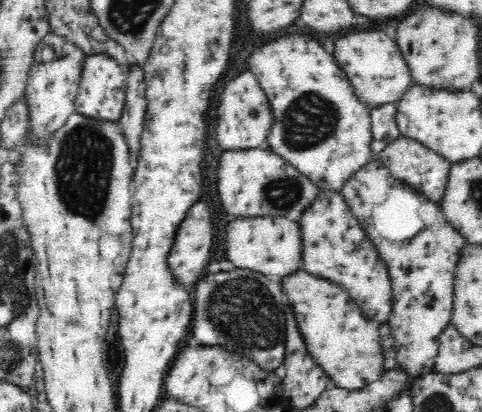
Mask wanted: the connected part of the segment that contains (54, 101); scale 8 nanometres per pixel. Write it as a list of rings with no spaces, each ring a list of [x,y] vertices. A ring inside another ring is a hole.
[[[54,32],[47,34],[35,48],[28,67],[25,94],[30,108],[29,132],[34,133],[38,143],[45,143],[45,138],[56,132],[68,116],[75,112],[76,95],[86,57],[82,47]]]

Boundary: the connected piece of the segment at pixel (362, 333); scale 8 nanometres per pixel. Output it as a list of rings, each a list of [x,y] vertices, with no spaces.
[[[296,272],[294,276],[288,276],[288,296],[290,296],[288,306],[294,310],[306,347],[313,356],[313,360],[331,378],[332,385],[354,390],[364,388],[367,384],[381,379],[384,373],[384,369],[382,369],[382,362],[384,362],[382,333],[380,331],[382,324],[366,317],[344,287],[328,282],[328,280],[314,278],[304,272]]]

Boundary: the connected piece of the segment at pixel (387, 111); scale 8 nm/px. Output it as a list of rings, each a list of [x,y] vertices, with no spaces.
[[[386,103],[371,108],[372,151],[378,154],[401,135],[396,122],[397,104]]]

